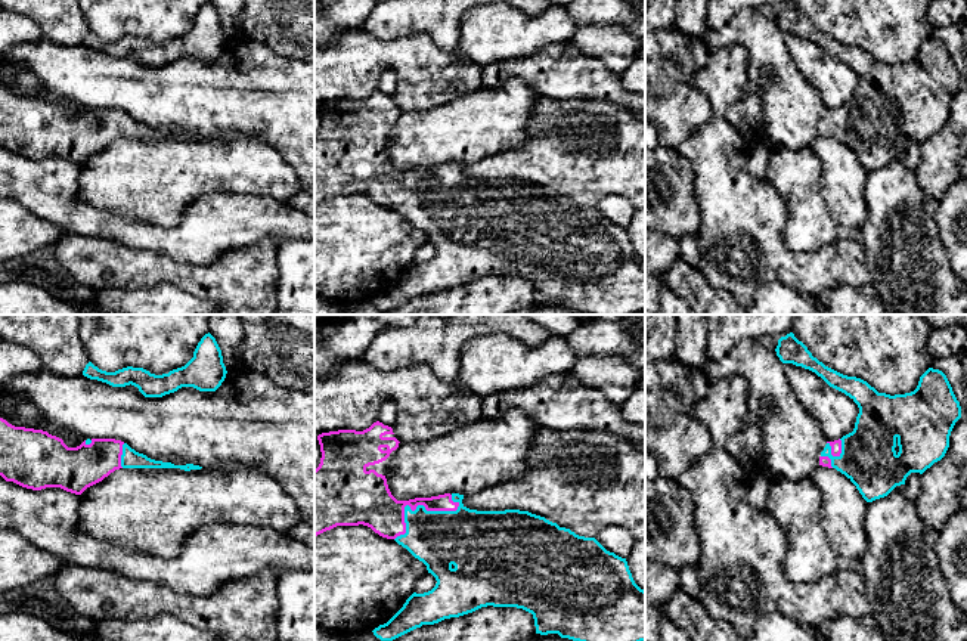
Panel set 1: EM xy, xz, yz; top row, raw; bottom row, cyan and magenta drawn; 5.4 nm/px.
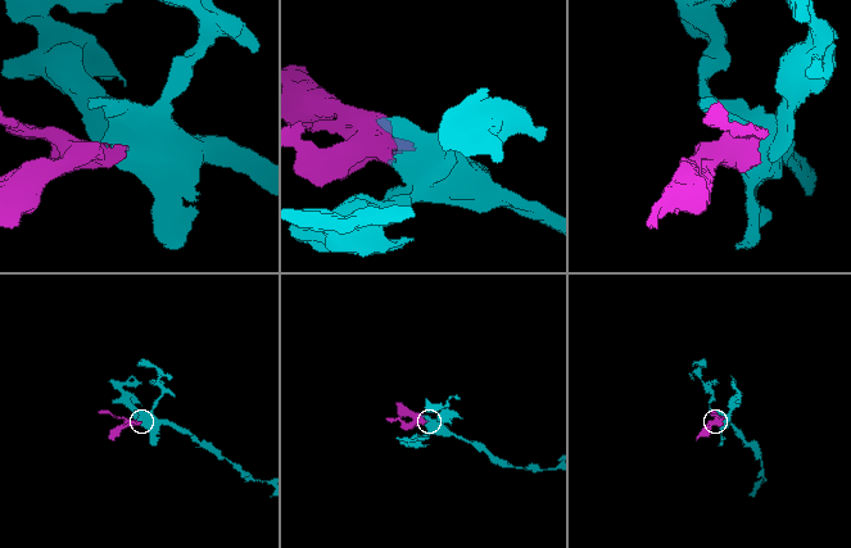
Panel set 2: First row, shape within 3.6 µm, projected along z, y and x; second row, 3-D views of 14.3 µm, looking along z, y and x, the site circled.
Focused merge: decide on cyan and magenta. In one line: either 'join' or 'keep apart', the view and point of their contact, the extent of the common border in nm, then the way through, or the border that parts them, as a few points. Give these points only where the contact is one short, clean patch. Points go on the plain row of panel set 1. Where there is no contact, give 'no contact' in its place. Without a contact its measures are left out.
join; contact xz (417, 177); length 420 nm; way xz (439, 208), (417, 185), (417, 177), (371, 173)

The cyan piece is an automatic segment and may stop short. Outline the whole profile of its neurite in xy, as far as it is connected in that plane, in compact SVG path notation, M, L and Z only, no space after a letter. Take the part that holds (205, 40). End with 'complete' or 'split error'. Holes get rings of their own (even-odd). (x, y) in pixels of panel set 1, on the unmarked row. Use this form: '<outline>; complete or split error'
M208 1L198 12L193 27L182 37L168 43L155 44L143 37L127 35L115 41L106 41L89 31L83 44L106 52L112 56L134 55L145 66L162 66L182 56L193 56L199 61L216 61L226 47L221 19L216 7Z; complete

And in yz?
M793 1L778 9L775 21L782 32L815 41L858 74L853 100L827 111L819 134L844 143L867 171L887 165L911 142L923 143L945 126L961 75L942 40L929 37L914 61L890 65L825 35Z; split error

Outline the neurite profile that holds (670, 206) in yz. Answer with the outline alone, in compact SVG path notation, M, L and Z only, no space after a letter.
M676 149L666 155L660 151L645 151L645 226L670 235L675 239L700 233L700 208L694 191L694 170Z

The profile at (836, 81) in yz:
M784 32L784 41L796 68L819 93L827 111L839 109L853 100L859 83L853 68L802 35Z

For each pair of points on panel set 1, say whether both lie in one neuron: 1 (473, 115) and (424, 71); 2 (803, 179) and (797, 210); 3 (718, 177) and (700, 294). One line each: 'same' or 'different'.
1: different
2: same
3: different

